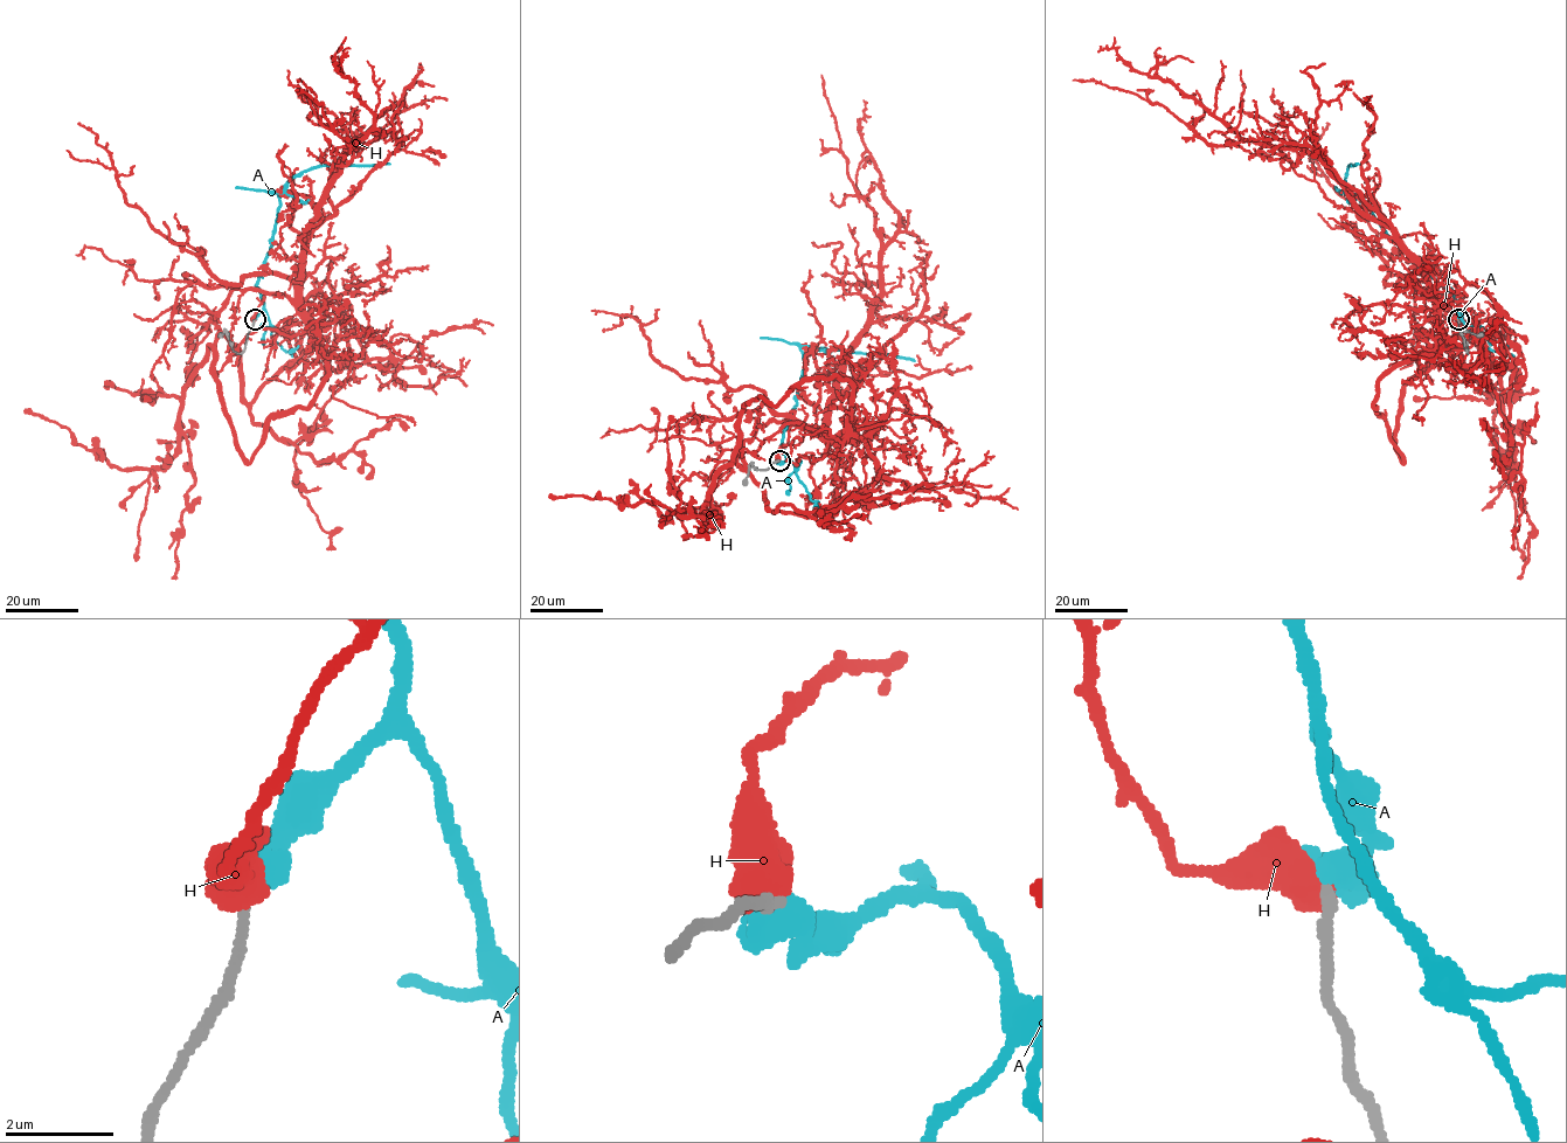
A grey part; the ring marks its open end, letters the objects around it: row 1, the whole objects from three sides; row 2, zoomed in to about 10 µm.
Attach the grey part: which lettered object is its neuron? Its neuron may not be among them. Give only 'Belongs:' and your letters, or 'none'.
Belongs: A

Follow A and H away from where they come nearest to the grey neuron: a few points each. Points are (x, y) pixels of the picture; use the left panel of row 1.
A: (254, 320), (263, 306), (257, 285), (279, 205), (275, 193), (292, 178), (318, 166), (389, 163)
H: (254, 320), (267, 293), (295, 299), (316, 208), (355, 147), (296, 80)

